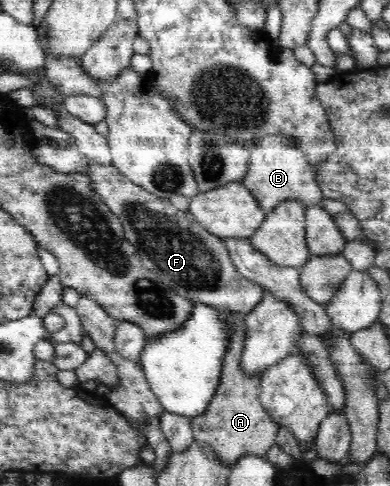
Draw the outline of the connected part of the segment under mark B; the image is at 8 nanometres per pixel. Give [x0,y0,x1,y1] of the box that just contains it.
[242,134,323,211]

